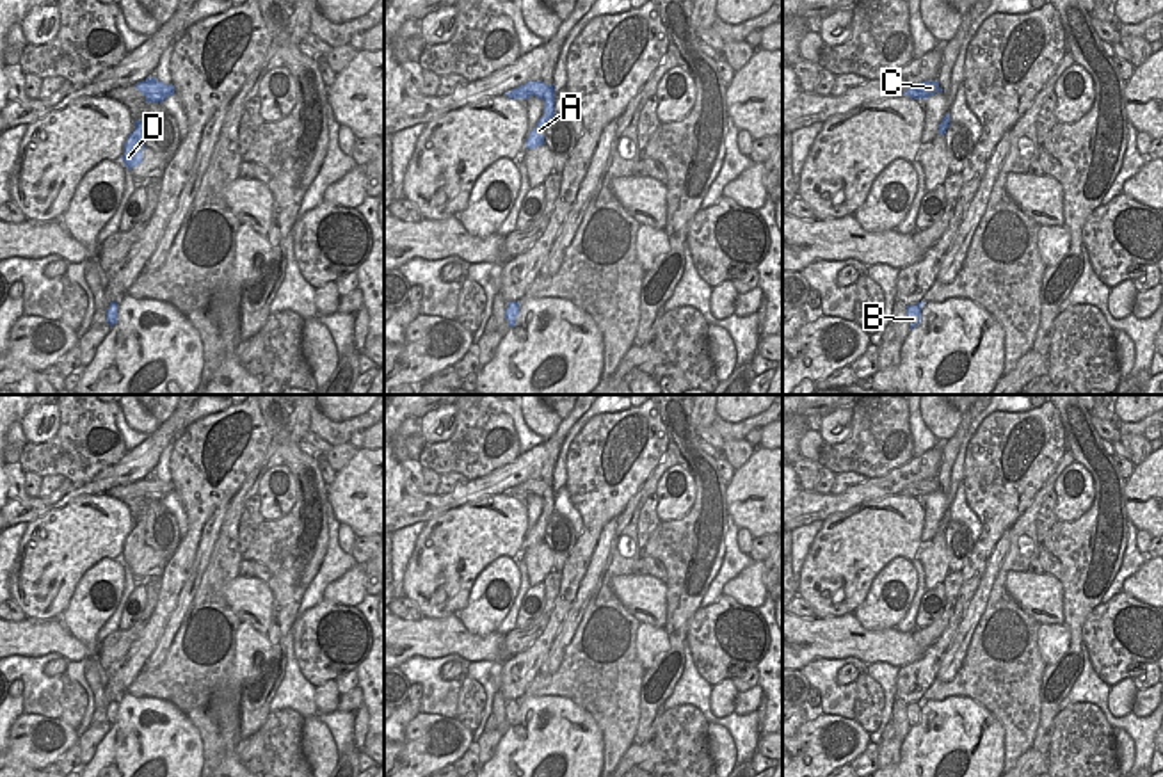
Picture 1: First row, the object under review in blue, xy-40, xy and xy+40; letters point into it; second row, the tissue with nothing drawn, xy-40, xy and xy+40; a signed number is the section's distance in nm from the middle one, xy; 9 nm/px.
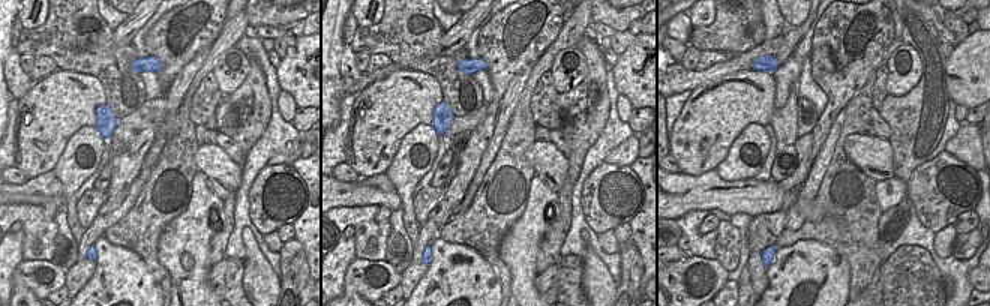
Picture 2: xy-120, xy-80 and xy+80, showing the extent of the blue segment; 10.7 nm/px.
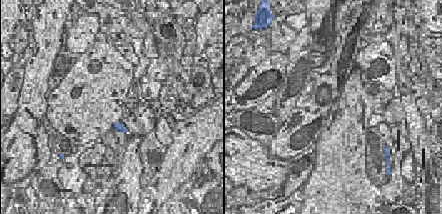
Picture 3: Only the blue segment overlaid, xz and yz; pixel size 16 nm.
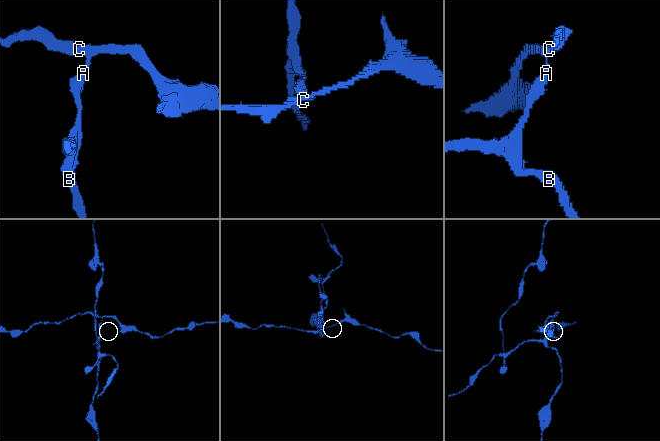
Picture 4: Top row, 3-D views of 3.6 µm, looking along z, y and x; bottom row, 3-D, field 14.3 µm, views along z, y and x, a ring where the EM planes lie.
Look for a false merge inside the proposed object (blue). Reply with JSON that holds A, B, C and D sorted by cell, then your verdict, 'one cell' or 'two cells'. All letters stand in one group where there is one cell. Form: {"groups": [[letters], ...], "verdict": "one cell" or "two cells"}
{"groups": [["A", "B", "D"], ["C"]], "verdict": "two cells"}

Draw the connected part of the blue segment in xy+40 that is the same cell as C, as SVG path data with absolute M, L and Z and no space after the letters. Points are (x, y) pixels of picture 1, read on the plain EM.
M928 478L928 480L921 480L921 482L914 482L914 484L907 485L900 494L923 498L930 493L939 491L939 489L941 489L939 480L937 478Z

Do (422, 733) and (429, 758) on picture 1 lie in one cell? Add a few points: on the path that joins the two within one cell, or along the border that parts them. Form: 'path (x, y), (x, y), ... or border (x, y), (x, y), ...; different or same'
path (425, 738), (425, 752); same

